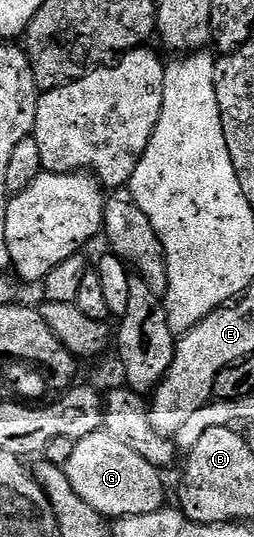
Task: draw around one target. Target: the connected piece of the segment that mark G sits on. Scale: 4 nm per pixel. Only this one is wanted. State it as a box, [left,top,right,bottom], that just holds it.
[63,429,165,521]

